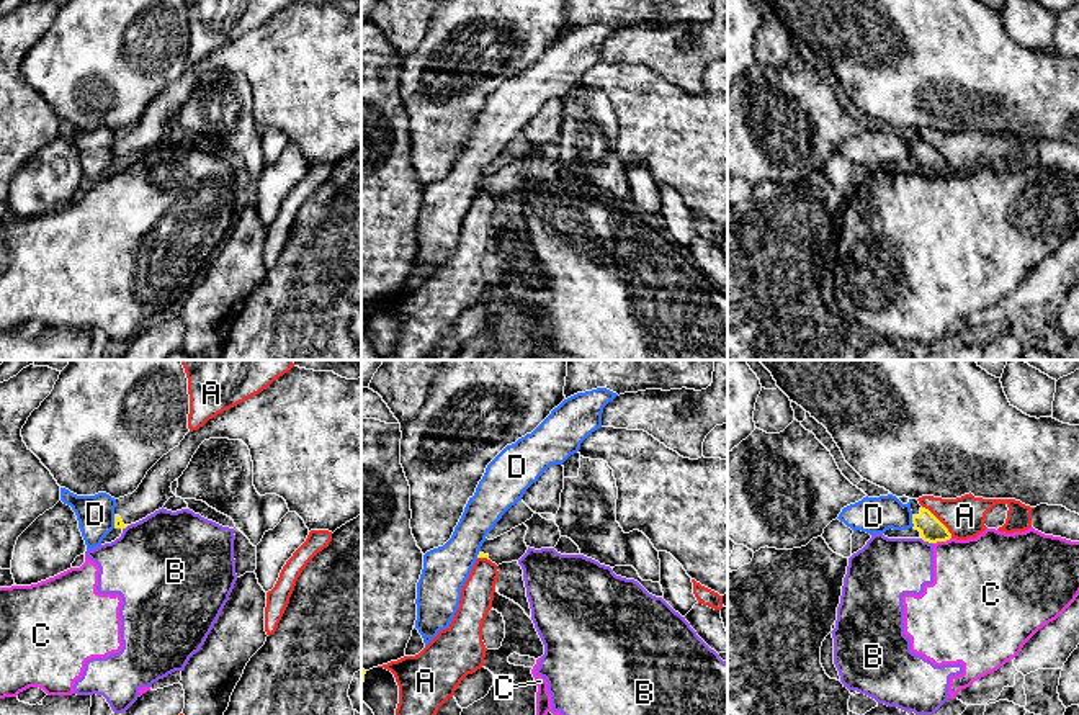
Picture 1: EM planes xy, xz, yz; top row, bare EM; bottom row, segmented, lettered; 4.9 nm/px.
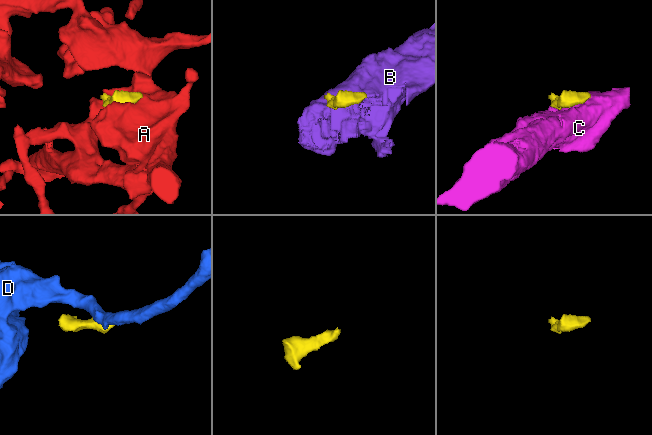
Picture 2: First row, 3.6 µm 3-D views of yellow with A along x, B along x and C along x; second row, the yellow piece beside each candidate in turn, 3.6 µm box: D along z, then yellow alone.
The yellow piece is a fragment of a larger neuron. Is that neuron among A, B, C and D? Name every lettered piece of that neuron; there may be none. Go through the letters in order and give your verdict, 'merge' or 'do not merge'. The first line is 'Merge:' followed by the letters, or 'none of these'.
Merge: none of these
A: do not merge
B: do not merge
C: do not merge
D: do not merge

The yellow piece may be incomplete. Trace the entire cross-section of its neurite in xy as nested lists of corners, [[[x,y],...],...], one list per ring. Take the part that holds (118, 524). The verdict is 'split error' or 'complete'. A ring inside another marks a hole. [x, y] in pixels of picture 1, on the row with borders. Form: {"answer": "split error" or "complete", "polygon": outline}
{"answer": "split error", "polygon": [[[293,366],[262,393],[188,432],[163,455],[139,488],[116,499],[114,528],[126,528],[173,497],[172,483],[183,474],[204,440],[242,440],[253,461],[253,486],[260,496],[276,494],[311,530],[335,532],[361,514],[361,378],[347,380],[334,371]]]}

